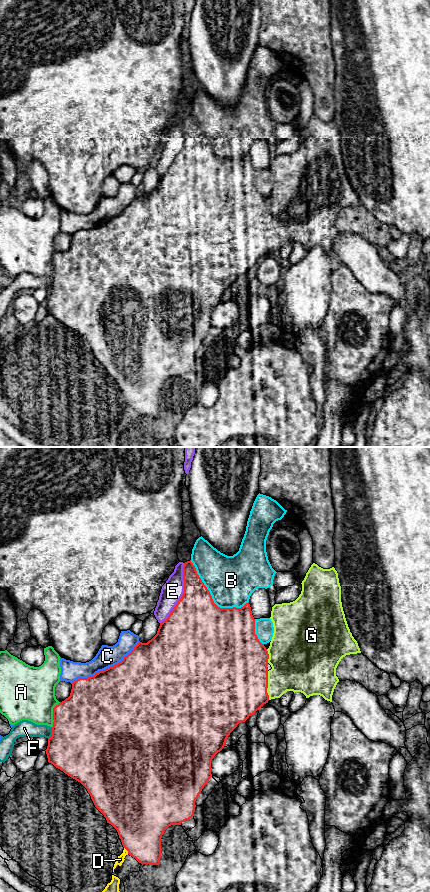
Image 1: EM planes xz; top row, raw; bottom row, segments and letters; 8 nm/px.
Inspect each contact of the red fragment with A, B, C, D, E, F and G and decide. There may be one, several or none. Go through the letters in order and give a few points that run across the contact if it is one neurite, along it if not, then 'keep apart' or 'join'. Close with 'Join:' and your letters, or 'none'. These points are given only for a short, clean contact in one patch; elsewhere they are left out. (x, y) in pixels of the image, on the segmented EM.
A: keep apart
B: keep apart
C: keep apart
D: keep apart
E: keep apart
F: keep apart
G: xz (236, 682), (267, 685), (273, 684), (293, 669) | join
Join: G

